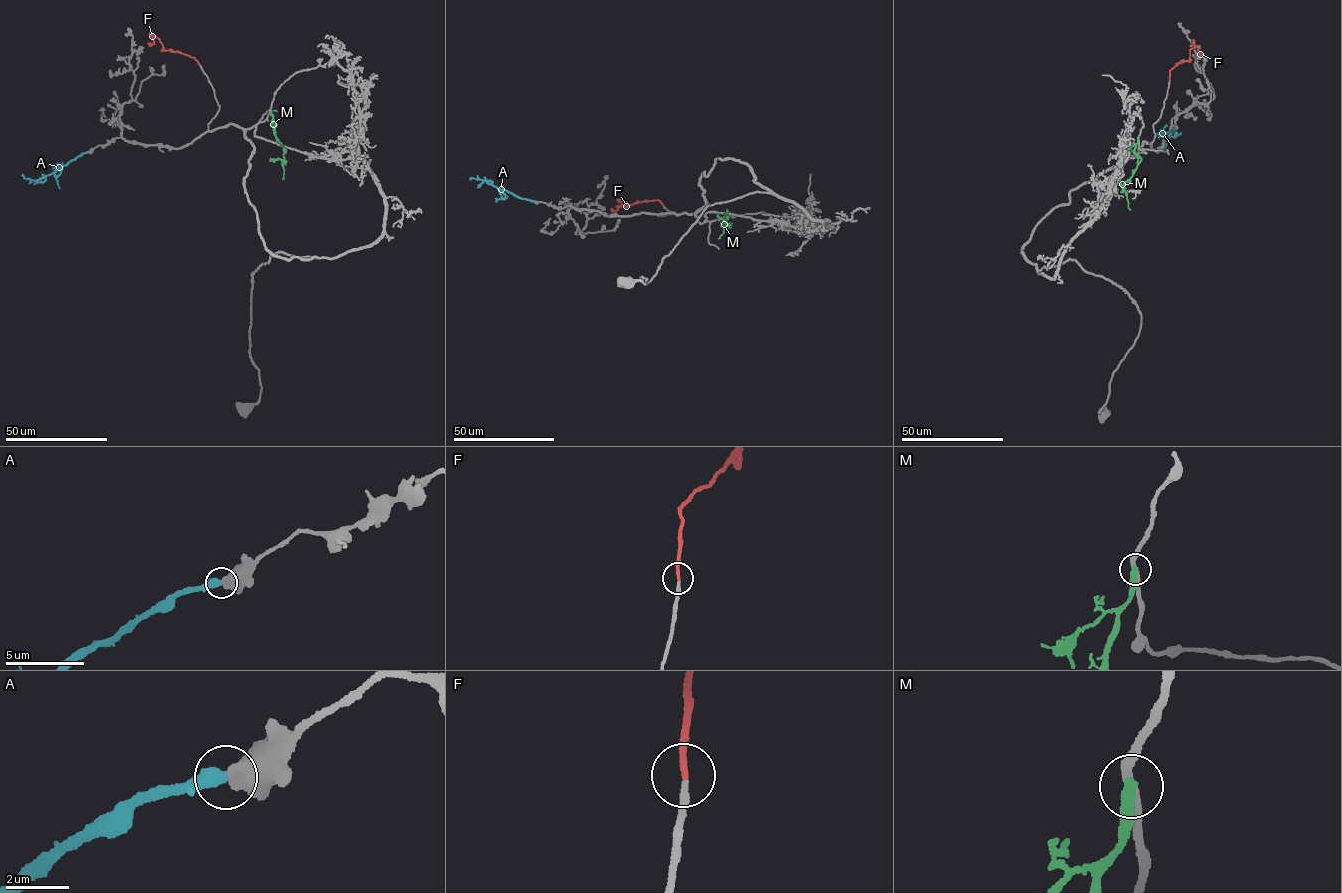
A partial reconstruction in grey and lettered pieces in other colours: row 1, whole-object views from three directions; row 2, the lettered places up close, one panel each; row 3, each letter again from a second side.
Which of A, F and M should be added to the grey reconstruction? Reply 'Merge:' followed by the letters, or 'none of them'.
Merge: F

